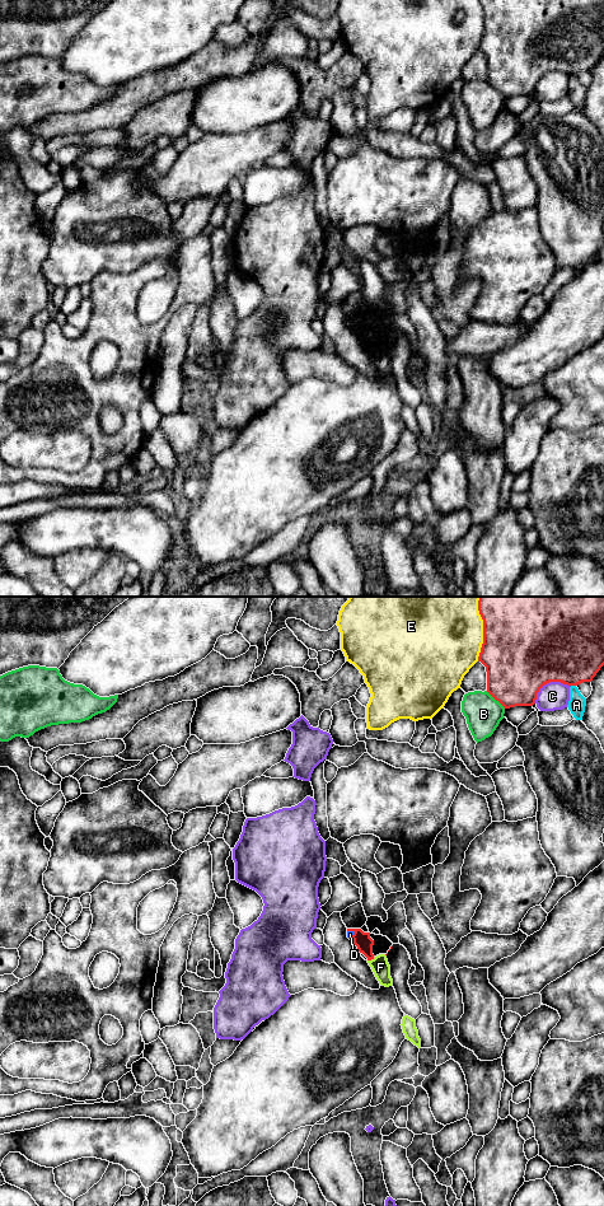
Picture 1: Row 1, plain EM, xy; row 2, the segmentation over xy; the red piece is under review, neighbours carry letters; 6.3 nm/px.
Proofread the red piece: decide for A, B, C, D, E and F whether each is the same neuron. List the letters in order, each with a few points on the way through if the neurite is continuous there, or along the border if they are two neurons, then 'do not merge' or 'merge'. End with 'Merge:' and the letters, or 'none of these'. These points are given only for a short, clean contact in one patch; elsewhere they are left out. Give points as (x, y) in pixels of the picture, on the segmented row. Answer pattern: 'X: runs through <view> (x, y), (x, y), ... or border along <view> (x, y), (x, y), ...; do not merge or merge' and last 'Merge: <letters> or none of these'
A: do not merge
B: do not merge
C: do not merge
D: border along xy (347, 930), (352, 933), (354, 942); do not merge
E: do not merge
F: do not merge
Merge: none of these

